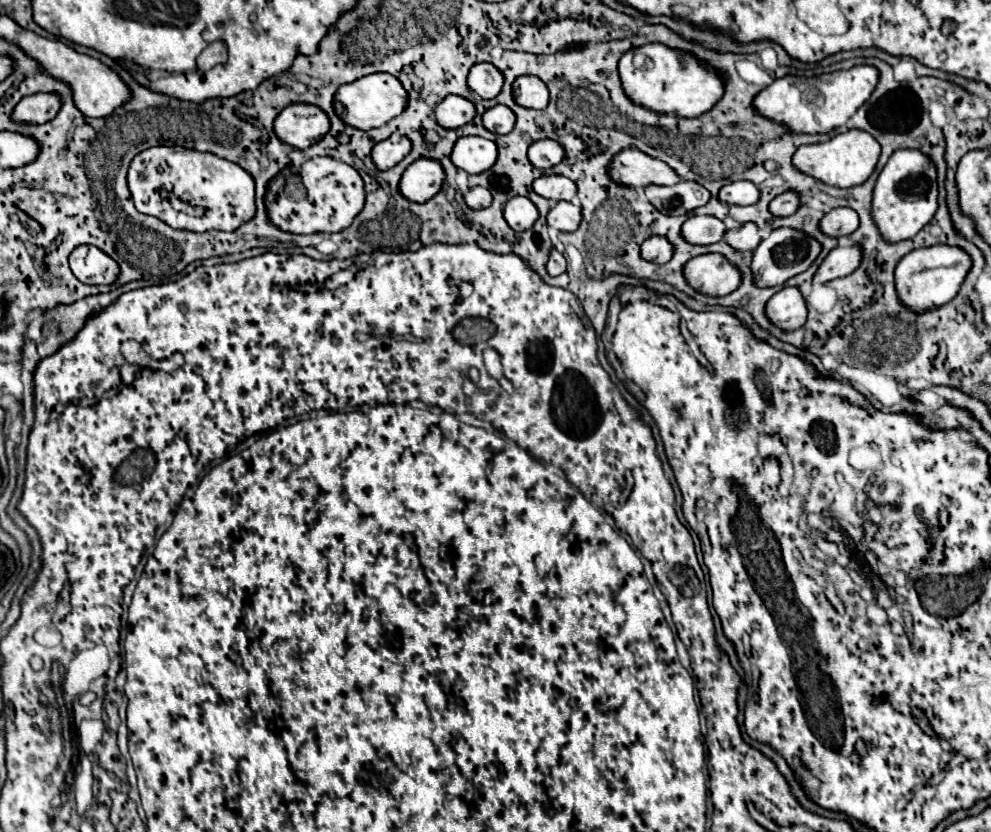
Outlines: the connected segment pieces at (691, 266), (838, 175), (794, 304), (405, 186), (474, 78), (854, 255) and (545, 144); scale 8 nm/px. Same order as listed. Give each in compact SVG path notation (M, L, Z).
M700 255L684 265L686 283L708 297L722 297L740 285L740 271L722 255Z
M852 129L852 131L846 131L846 133L832 137L826 143L814 143L814 145L798 147L794 157L792 157L792 165L798 171L822 181L824 185L844 189L844 187L854 187L854 185L864 183L872 175L878 157L880 157L878 141L866 131Z
M784 287L766 303L764 313L782 331L794 331L806 323L808 311L800 291L796 287Z
M418 159L406 167L400 179L400 193L414 203L426 203L432 199L444 181L444 171L438 161Z
M476 63L468 73L468 89L482 99L494 99L502 89L504 77L492 63Z
M838 245L832 249L826 259L820 263L818 271L814 273L812 283L828 283L832 279L840 279L850 275L858 269L862 259L862 249L858 245Z
M550 139L536 141L528 149L528 161L536 169L550 169L558 165L562 159L564 159L564 149L556 141L550 141Z

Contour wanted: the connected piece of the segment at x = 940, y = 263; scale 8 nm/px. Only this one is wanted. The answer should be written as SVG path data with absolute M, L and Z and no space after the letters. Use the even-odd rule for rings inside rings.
M934 245L928 249L910 251L908 255L904 255L904 259L900 259L894 271L898 299L900 303L904 303L904 307L916 311L918 315L920 311L932 311L956 297L968 271L970 271L970 257L958 247Z

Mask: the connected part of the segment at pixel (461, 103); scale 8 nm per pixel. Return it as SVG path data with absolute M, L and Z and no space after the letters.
M458 95L444 97L434 109L436 123L440 123L440 127L444 127L444 129L456 129L456 127L470 123L474 113L476 113L474 105Z

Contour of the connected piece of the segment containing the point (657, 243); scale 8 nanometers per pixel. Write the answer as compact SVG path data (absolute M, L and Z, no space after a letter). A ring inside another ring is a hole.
M658 235L648 237L648 239L642 243L642 247L640 247L642 259L652 261L652 263L658 263L658 265L668 263L670 257L672 257L672 251L674 251L674 247L672 247L664 237L658 237Z

